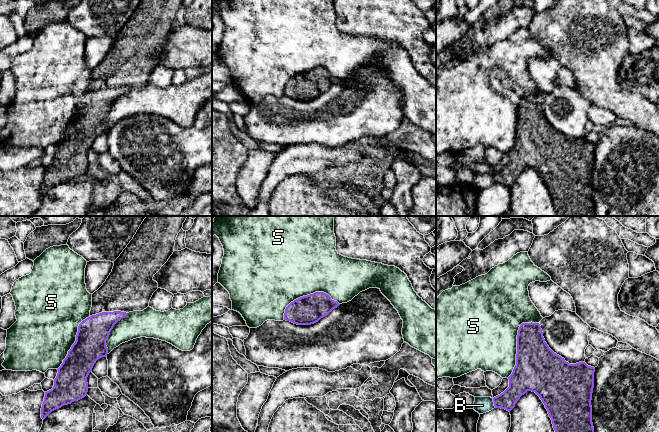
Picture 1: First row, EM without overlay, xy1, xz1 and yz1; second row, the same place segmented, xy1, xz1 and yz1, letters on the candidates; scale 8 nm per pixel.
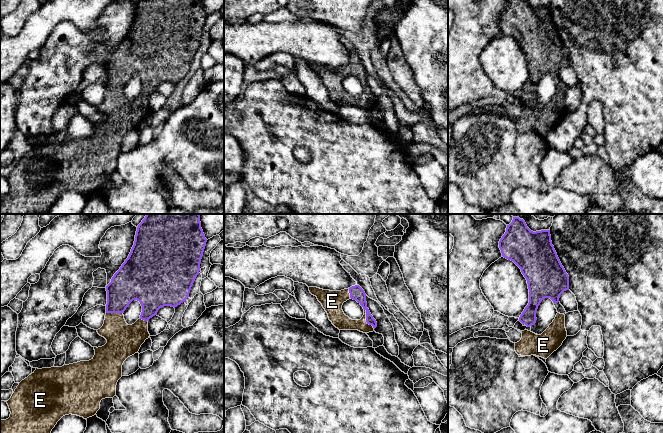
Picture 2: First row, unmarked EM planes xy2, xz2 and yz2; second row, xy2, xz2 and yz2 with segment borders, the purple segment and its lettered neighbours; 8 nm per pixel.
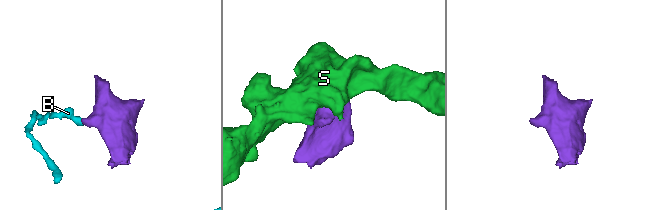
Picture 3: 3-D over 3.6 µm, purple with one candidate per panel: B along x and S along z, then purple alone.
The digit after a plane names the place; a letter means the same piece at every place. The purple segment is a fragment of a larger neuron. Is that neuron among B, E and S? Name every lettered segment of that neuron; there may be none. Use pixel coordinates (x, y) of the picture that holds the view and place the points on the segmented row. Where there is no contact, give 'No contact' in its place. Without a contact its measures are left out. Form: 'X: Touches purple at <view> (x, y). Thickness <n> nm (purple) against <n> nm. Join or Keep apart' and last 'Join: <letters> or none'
B: Touches purple at yz1 (494, 403). Thickness 160 nm (purple) against 130 nm. Keep apart
E: Touches purple at xz2 (366, 319). Thickness 110 nm (purple) against 130 nm. Join
S: Touches purple at yz1 (517, 342). Thickness 360 nm (purple) against 480 nm. Keep apart
Join: E

